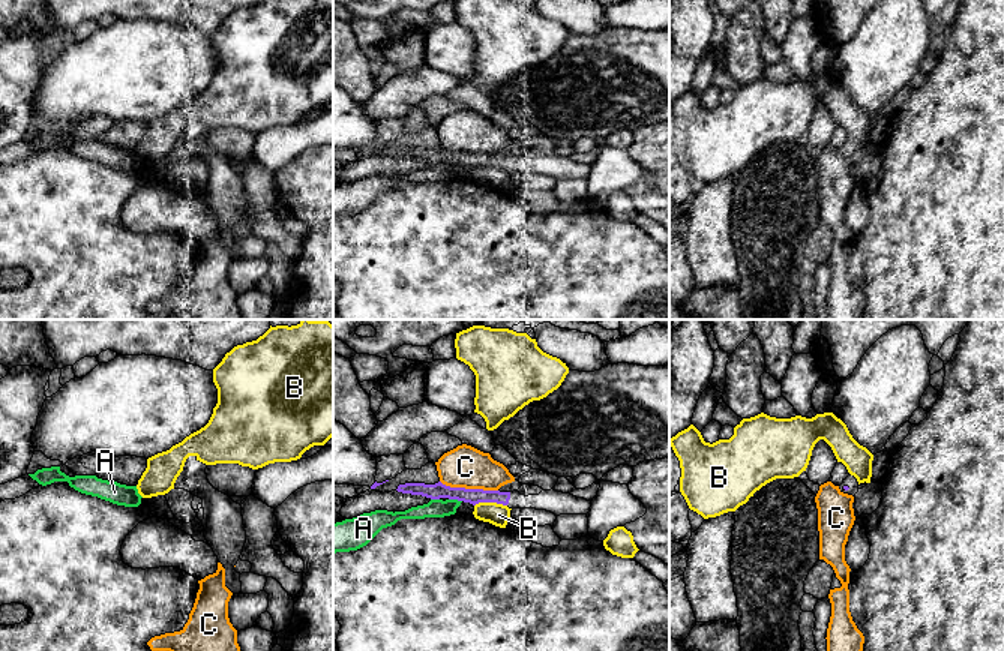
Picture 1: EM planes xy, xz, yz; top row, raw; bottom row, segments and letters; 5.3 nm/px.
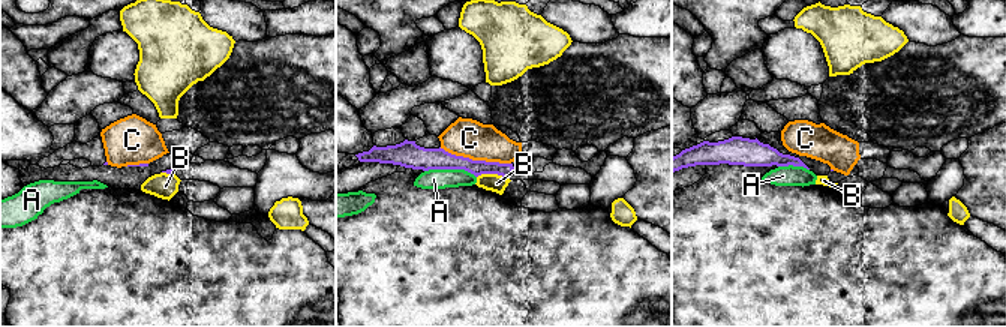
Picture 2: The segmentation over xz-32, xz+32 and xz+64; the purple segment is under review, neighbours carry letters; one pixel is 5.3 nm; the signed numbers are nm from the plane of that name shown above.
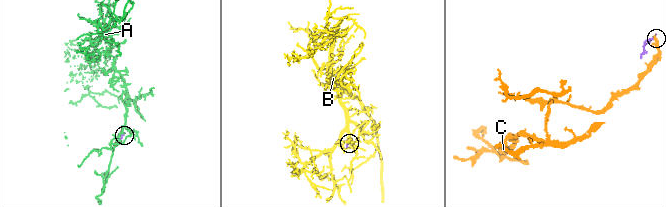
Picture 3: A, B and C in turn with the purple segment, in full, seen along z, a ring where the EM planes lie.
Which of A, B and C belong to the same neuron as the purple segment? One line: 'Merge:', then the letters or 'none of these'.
Merge: none of these

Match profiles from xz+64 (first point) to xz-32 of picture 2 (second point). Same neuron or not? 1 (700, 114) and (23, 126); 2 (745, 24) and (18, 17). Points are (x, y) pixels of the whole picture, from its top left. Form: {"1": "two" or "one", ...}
{"1": "two", "2": "one"}

